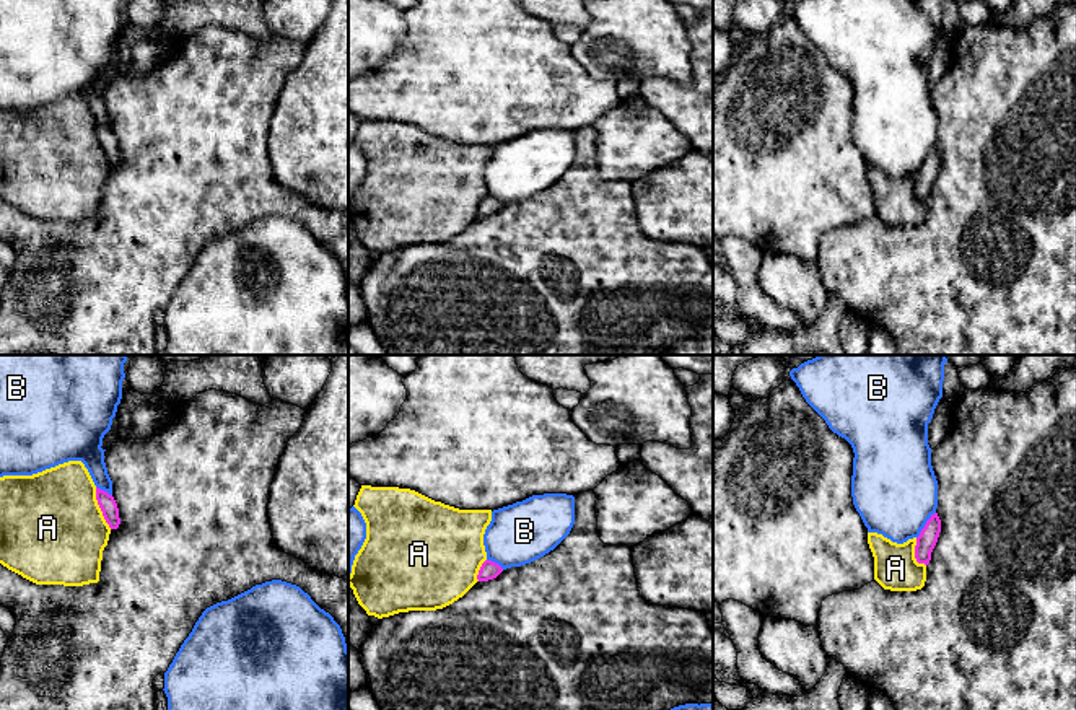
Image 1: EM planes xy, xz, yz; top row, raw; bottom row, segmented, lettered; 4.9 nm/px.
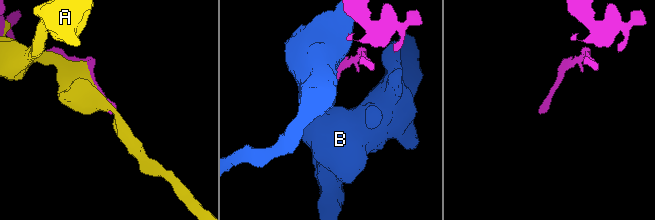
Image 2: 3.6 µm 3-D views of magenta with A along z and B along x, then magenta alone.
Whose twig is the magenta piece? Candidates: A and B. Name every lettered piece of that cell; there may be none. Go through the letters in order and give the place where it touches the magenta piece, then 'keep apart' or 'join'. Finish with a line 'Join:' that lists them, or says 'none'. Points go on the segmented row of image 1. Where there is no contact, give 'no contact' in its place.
A: contact xy (100, 507); keep apart
B: contact yz (925, 525); keep apart
Join: none

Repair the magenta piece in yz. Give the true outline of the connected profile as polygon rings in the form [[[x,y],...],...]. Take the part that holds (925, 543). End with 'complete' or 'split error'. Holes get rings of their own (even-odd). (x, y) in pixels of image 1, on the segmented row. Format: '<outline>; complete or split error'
[[[1061,366],[1052,379],[1037,383],[1021,394],[995,391],[988,386],[983,389],[965,389],[956,402],[954,427],[931,449],[931,466],[938,480],[938,508],[926,521],[915,546],[916,562],[926,565],[925,586],[916,591],[890,591],[873,580],[859,589],[827,596],[822,601],[816,624],[825,653],[830,660],[840,661],[848,676],[864,682],[869,689],[881,689],[890,699],[895,710],[1076,710],[1076,366]]]; split error

